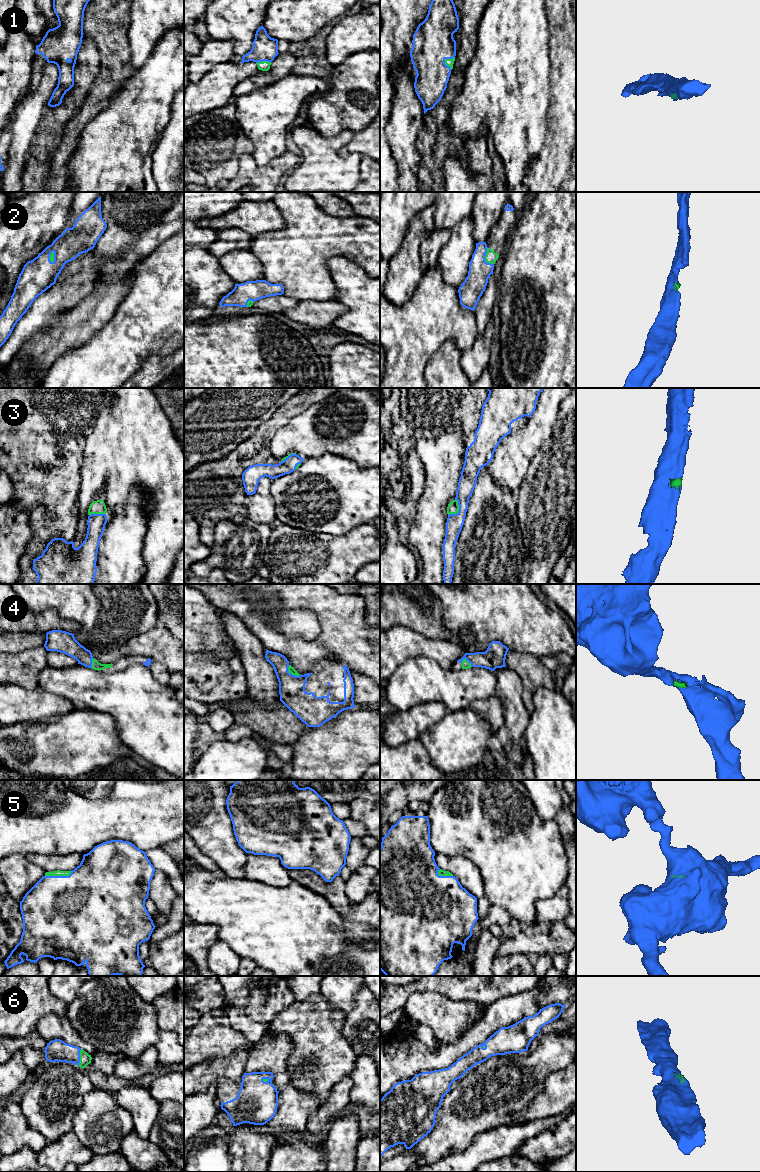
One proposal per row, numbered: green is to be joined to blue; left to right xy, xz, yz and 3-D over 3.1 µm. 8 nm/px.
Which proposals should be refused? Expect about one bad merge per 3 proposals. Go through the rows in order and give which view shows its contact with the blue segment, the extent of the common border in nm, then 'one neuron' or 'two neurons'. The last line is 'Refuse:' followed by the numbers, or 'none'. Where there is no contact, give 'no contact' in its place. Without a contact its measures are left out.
1: contact in yz; length 120 nm; one neuron
2: contact in yz; length 150 nm; one neuron
3: contact in yz; length 160 nm; one neuron
4: contact in xz; length 130 nm; one neuron
5: contact in xy; length 220 nm; one neuron
6: contact in xy; length 140 nm; one neuron
Refuse: none

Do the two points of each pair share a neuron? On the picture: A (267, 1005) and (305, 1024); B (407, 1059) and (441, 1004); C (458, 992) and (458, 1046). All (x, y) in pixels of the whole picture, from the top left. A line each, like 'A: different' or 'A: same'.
A: different
B: different
C: different

